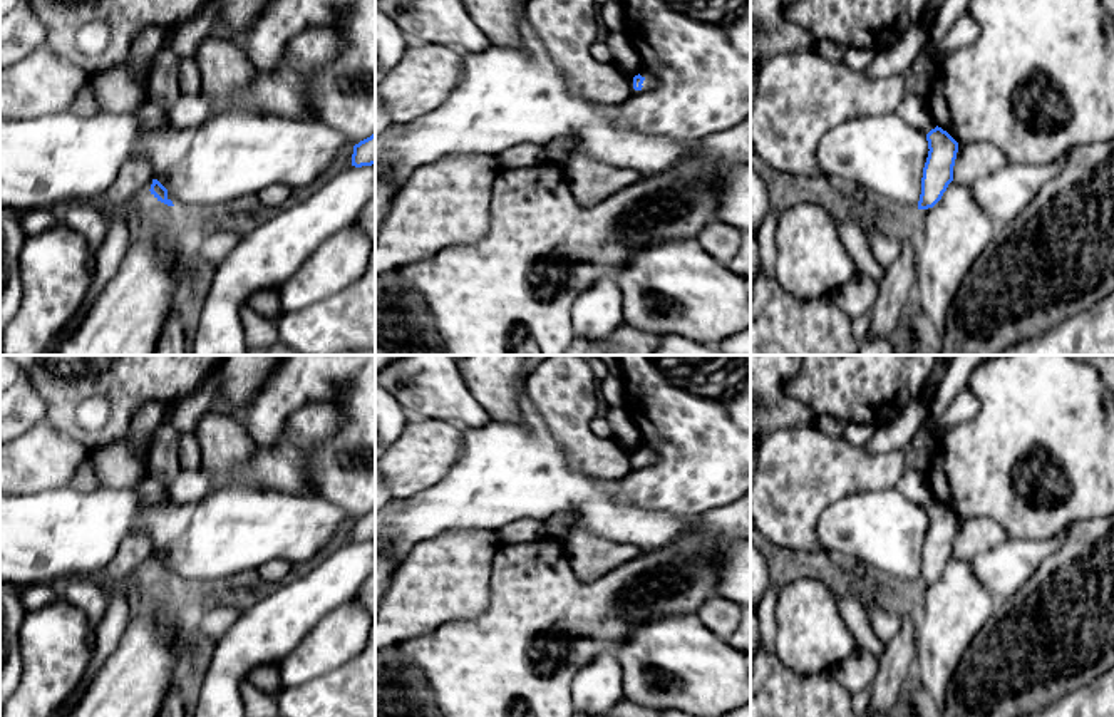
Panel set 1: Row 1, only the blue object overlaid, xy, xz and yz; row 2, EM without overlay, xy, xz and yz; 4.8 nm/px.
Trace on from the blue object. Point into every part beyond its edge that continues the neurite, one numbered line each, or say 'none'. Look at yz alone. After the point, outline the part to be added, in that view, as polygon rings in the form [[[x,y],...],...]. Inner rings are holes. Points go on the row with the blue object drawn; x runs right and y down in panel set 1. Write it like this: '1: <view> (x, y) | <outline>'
1: yz (913, 109) | [[[906,92],[895,111],[903,121],[928,134],[936,127],[926,97]]]

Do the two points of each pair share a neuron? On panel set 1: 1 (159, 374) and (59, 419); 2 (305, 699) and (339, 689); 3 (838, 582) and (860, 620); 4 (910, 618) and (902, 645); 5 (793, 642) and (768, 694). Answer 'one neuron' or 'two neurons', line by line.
1: one neuron
2: one neuron
3: one neuron
4: one neuron
5: two neurons

